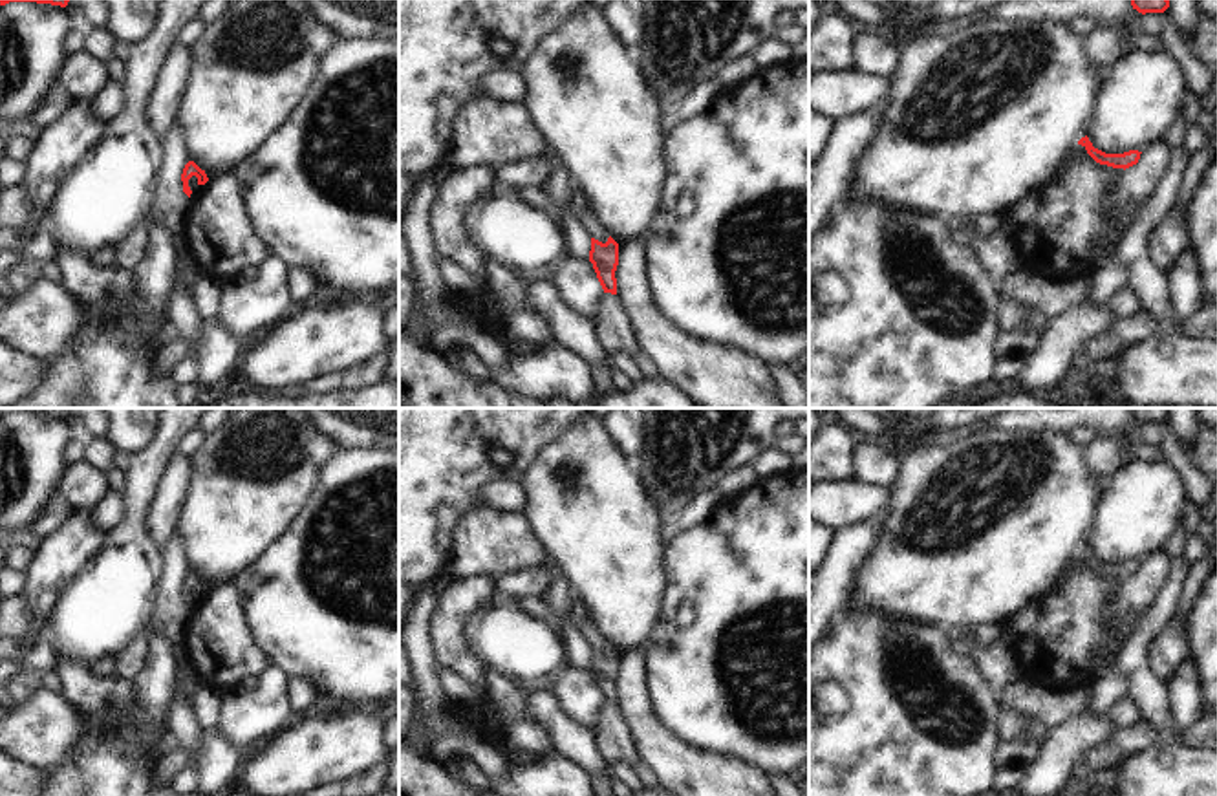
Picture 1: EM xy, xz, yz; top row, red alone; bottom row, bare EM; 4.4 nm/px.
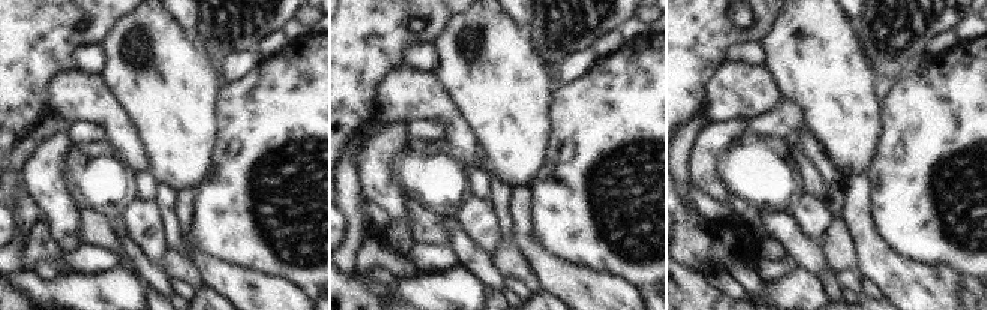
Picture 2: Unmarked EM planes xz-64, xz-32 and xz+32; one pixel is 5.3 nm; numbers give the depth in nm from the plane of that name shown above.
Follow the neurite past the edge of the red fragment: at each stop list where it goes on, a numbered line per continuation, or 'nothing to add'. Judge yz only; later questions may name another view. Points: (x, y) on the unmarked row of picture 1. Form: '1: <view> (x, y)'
nothing to add.

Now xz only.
1: xz (579, 615).

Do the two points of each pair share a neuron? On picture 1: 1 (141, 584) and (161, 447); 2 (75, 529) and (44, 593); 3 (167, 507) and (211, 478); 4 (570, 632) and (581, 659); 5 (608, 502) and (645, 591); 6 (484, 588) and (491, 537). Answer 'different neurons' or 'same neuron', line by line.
1: same neuron
2: same neuron
3: different neurons
4: same neuron
5: same neuron
6: different neurons

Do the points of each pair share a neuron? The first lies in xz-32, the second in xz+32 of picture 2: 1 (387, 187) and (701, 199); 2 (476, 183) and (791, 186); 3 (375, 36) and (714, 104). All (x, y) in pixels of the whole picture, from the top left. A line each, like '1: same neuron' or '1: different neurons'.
1: different neurons
2: different neurons
3: different neurons

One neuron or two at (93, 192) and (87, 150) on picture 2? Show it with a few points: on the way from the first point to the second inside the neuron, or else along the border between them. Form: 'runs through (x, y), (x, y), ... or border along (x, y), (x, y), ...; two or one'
runs through (93, 181), (93, 172), (87, 160); one

